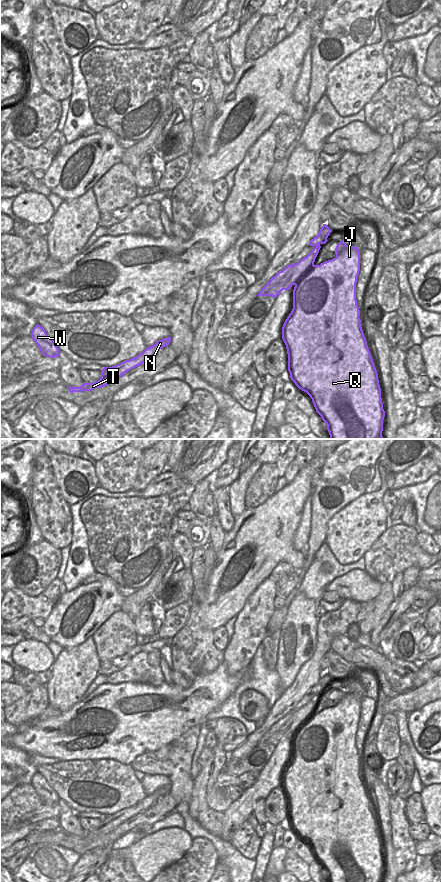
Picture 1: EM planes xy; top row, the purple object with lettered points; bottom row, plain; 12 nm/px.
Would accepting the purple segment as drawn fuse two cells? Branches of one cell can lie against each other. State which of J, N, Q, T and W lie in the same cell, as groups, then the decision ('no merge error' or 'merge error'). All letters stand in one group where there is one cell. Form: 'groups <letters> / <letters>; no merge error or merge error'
groups J Q / N T W; merge error

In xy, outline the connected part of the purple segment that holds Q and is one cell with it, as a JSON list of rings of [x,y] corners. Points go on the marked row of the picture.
[[[323,224],[318,235],[310,242],[315,248],[298,263],[289,264],[279,271],[264,287],[271,289],[262,296],[276,298],[281,291],[293,285],[293,309],[282,327],[282,339],[288,354],[288,371],[295,385],[306,392],[322,420],[327,425],[330,439],[383,439],[385,411],[381,398],[378,373],[369,351],[362,327],[360,310],[356,300],[356,283],[360,271],[360,251],[348,246],[344,238],[335,248],[336,257],[315,265],[321,244],[327,242],[332,230]]]

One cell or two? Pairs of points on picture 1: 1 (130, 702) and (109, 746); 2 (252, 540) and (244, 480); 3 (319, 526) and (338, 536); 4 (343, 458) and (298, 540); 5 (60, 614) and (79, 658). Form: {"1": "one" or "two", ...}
{"1": "one", "2": "two", "3": "two", "4": "two", "5": "two"}

